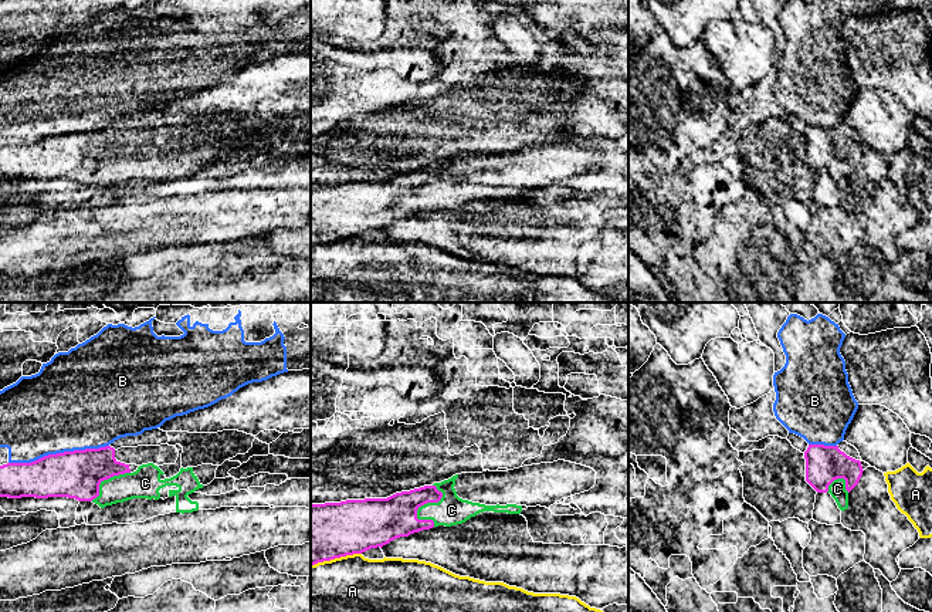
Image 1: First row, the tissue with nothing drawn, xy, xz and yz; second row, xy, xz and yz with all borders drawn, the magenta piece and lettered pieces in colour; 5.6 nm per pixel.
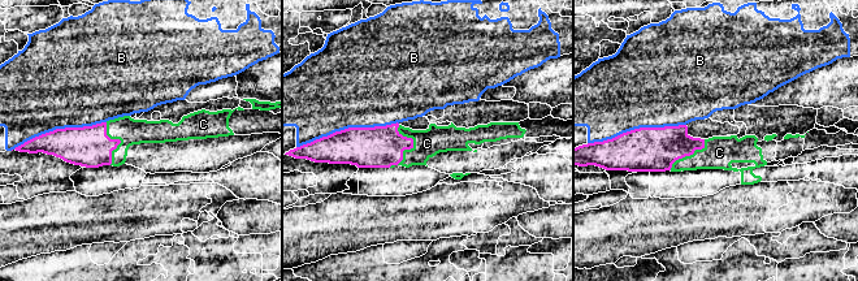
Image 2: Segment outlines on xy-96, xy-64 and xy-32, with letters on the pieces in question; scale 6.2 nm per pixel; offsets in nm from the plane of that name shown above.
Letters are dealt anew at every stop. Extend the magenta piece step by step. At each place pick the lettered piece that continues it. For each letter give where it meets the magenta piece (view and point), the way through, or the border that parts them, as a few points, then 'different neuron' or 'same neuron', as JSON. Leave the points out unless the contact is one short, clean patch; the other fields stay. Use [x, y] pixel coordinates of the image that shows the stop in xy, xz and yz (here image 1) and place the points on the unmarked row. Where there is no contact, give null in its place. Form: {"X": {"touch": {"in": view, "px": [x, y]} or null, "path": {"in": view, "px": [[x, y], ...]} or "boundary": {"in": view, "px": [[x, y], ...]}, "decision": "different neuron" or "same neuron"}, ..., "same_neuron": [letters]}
{"A": {"touch": {"in": "xz", "px": [335, 239]}, "decision": "different neuron"}, "B": {"touch": {"in": "xy", "px": [58, 135]}, "decision": "different neuron"}, "C": {"touch": {"in": "xz", "px": [422, 186]}, "decision": "same neuron"}, "same_neuron": ["C"]}

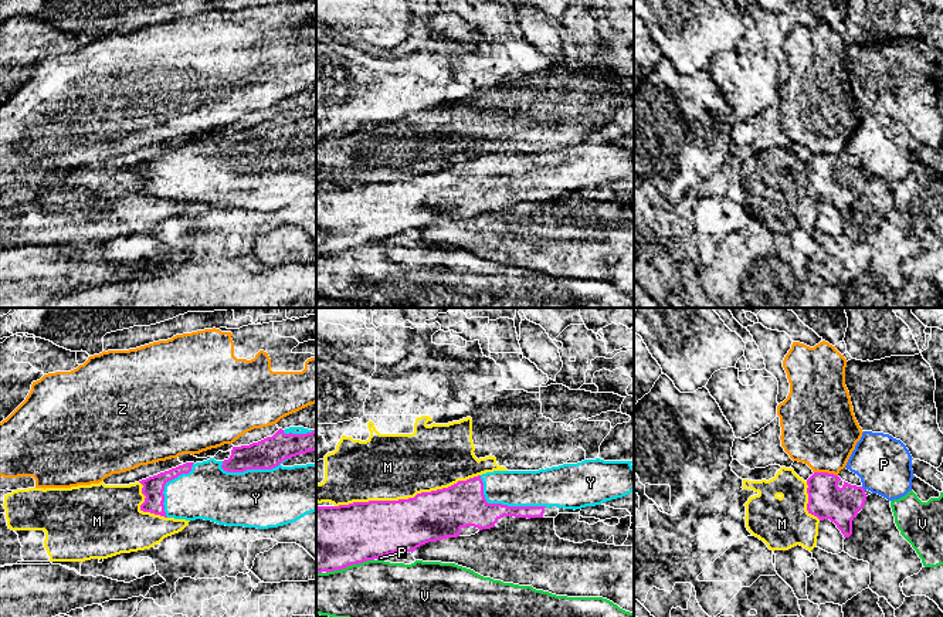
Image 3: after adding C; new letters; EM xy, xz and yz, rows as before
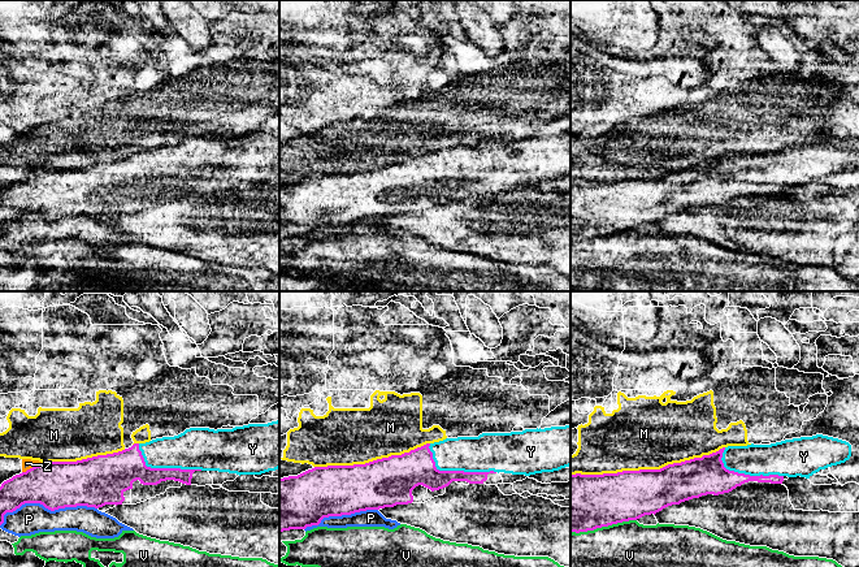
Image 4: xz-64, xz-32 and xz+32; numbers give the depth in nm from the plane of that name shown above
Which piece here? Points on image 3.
{"M": {"touch": {"in": "xz", "px": [409, 180]}, "decision": "different neuron"}, "P": {"touch": {"in": "yz", "px": [862, 170]}, "decision": "different neuron"}, "V": {"touch": {"in": "xz", "px": [349, 247]}, "decision": "different neuron"}, "Y": {"touch": {"in": "xz", "px": [504, 187]}, "decision": "same neuron"}, "Z": {"touch": {"in": "yz", "px": [826, 155]}, "decision": "different neuron"}, "same_neuron": ["Y"]}

